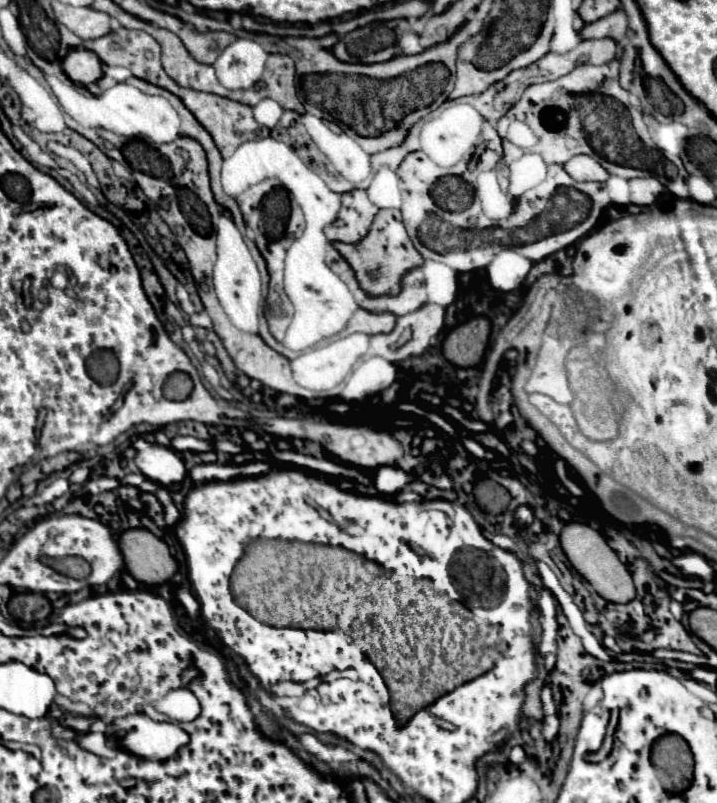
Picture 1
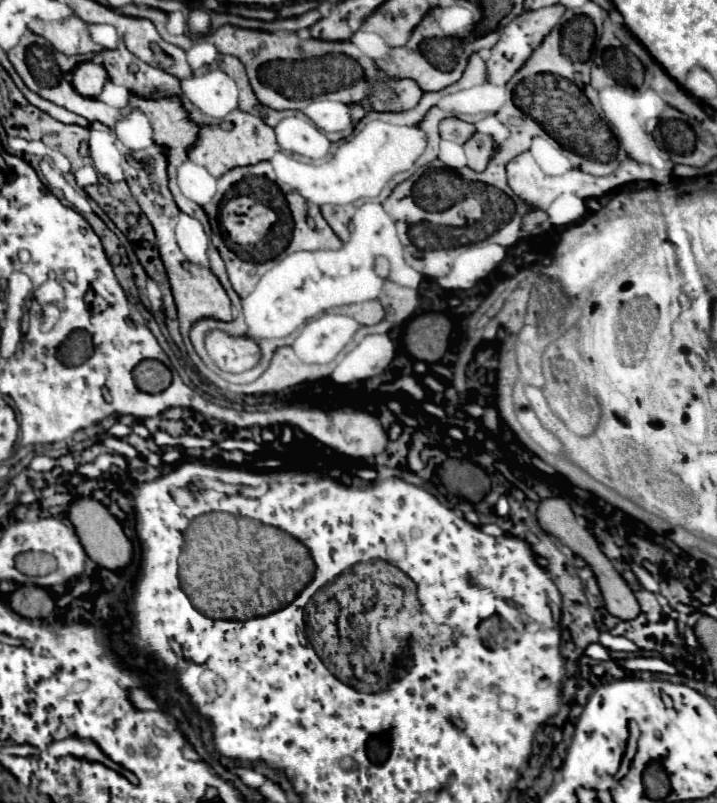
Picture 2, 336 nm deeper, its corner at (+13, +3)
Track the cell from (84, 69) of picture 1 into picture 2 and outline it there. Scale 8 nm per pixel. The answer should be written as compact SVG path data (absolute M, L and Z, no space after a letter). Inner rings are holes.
M93 61L79 63L71 73L71 83L83 97L97 97L101 93L101 87L105 85L105 81L107 81L105 67L97 65Z

